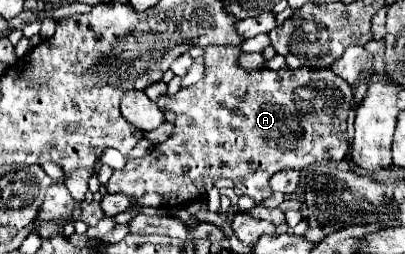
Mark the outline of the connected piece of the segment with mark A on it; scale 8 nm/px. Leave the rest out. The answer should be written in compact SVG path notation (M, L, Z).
M208 46L204 52L204 64L208 66L206 76L198 84L182 88L176 94L162 94L156 100L160 110L176 114L174 132L166 142L156 144L146 156L130 158L122 170L116 170L108 180L110 194L122 192L138 206L178 208L206 196L214 186L214 180L230 178L242 194L250 196L254 202L262 202L272 196L268 184L272 174L286 168L304 170L322 160L340 162L348 156L350 144L346 136L346 118L348 110L354 108L354 94L346 80L336 78L332 70L314 68L260 68L246 72L236 62L238 54L240 48Z

